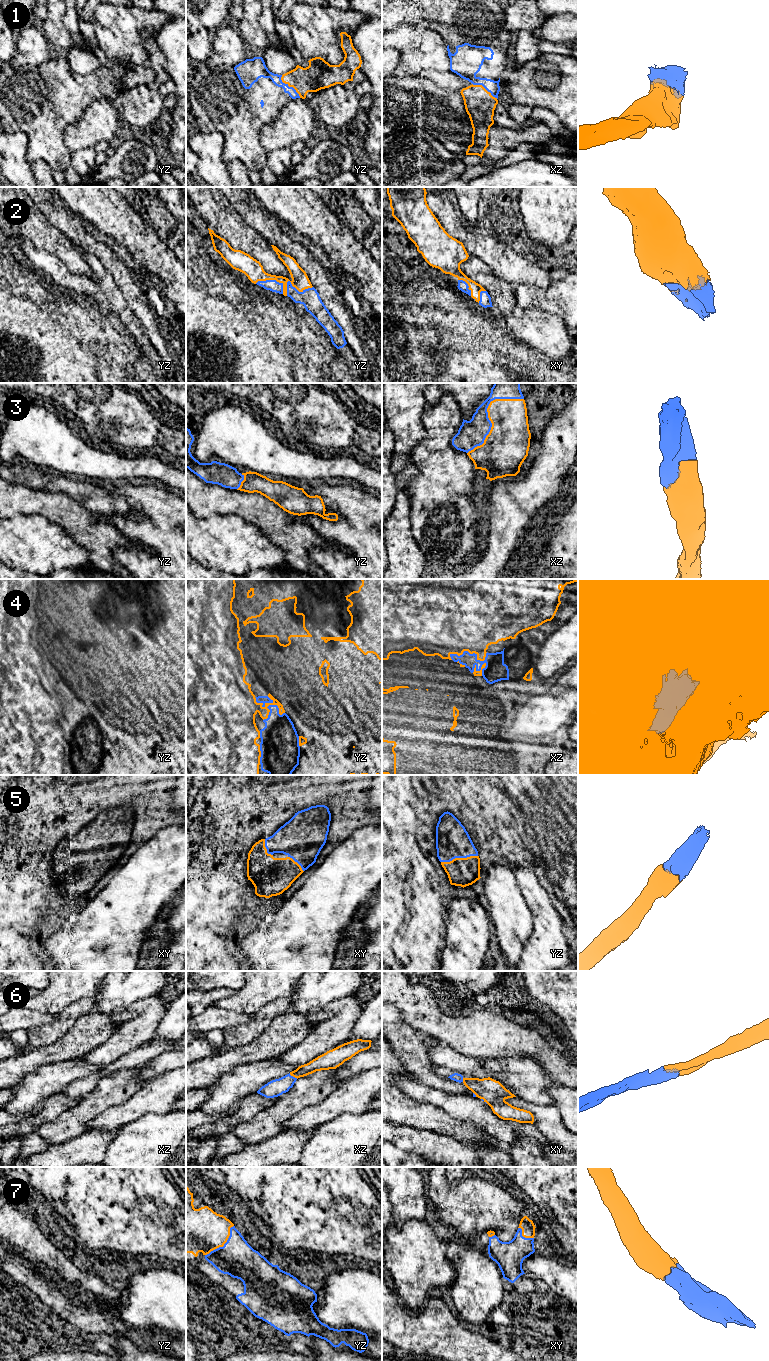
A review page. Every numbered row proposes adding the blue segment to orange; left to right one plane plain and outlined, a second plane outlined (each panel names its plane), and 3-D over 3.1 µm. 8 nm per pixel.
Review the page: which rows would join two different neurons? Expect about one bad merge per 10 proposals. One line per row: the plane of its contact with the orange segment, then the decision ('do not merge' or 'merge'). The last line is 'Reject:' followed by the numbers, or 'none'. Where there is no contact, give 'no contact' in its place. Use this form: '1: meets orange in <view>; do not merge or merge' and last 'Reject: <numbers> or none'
1: meets orange in yz; merge
2: meets orange in yz; merge
3: meets orange in xz; merge
4: meets orange in xz; do not merge
5: meets orange in yz; merge
6: meets orange in xz; merge
7: meets orange in yz; merge
Reject: 4

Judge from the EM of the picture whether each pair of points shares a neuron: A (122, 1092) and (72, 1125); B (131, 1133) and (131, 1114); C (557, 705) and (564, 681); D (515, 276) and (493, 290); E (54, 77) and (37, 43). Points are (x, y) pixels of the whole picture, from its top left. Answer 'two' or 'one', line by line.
A: one
B: two
C: two
D: two
E: two

